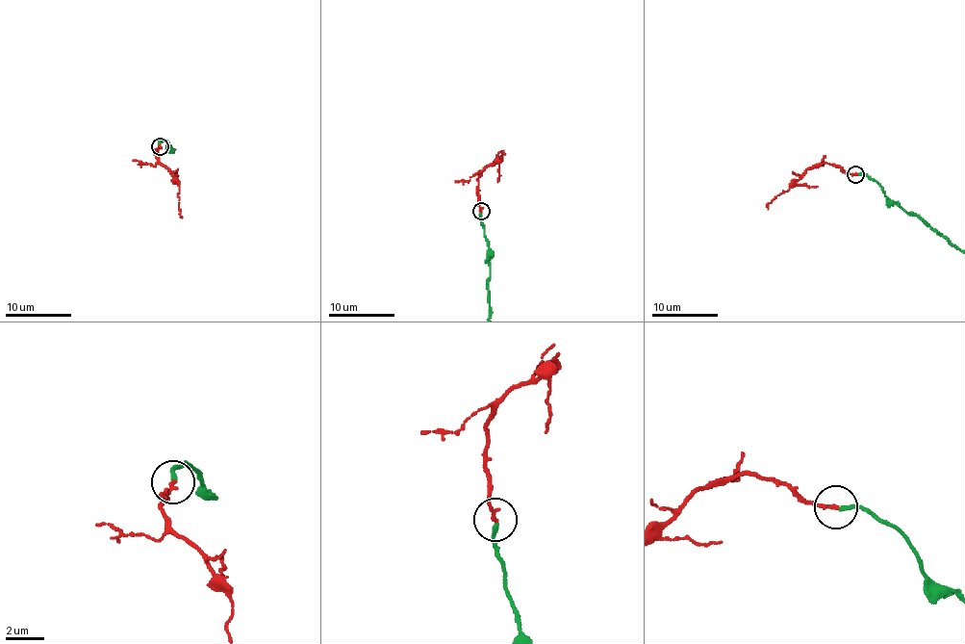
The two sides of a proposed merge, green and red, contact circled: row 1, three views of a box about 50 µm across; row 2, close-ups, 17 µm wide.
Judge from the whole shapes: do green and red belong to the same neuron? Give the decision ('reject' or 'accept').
accept

